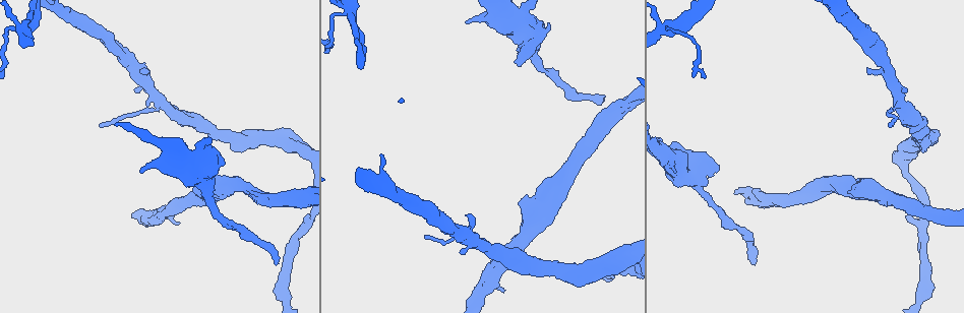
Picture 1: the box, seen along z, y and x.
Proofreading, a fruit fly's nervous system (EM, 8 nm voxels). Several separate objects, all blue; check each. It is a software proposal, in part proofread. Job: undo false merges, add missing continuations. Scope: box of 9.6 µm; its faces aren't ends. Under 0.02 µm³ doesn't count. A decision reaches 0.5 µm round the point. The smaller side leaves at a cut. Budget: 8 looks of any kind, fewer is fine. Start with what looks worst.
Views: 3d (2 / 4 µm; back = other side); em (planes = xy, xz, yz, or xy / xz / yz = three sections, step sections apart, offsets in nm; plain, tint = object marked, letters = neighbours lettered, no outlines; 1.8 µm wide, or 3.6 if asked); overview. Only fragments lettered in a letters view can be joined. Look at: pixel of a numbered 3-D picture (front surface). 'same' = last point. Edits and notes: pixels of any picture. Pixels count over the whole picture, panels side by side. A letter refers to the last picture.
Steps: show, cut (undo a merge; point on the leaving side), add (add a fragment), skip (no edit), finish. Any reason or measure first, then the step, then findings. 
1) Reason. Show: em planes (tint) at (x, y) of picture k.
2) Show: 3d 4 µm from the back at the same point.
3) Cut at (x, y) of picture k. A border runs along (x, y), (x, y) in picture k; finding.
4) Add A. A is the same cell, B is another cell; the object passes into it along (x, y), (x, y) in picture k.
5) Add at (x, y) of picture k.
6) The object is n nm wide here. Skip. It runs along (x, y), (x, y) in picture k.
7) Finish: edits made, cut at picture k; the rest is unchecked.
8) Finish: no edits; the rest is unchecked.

End of a long branch. Show: 3d 4 µm at (753, 263) of picture 1.

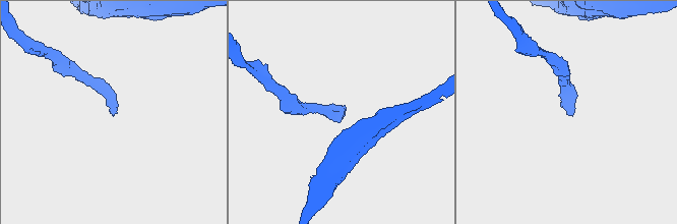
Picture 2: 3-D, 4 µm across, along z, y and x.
Now the EM. Show: em planes (letters) at (113, 116) of picture 2.

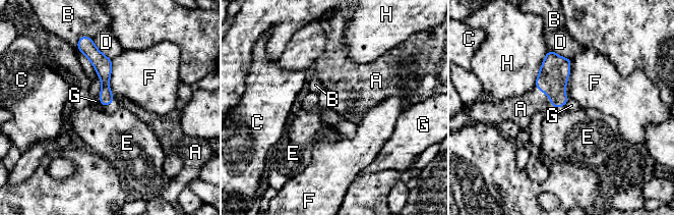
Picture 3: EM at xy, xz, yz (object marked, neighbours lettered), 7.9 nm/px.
Add A. A is the same cell, B, C, D, E, F, G and H are other cells; the object passes into it along (555, 70), (541, 90), (521, 109) in picture 3; it goes on there.

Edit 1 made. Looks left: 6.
An open end. Show: 3d 2 µm at (718, 171) of picture 1.

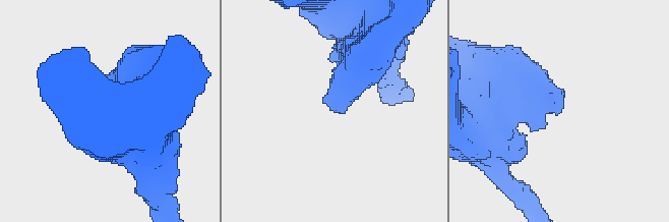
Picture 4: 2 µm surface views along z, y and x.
Now the EM. Show: em yz step 4 (tint) at (555, 115) of picture 4.

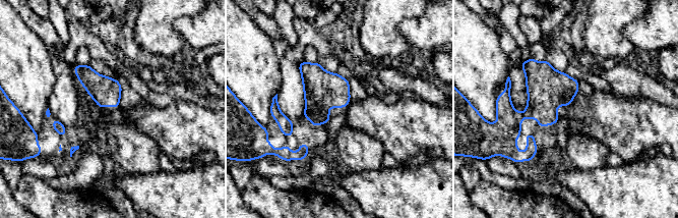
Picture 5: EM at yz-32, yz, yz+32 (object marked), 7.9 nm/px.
Cut it another way. Show: em xz step 8 (letters) at the same point.

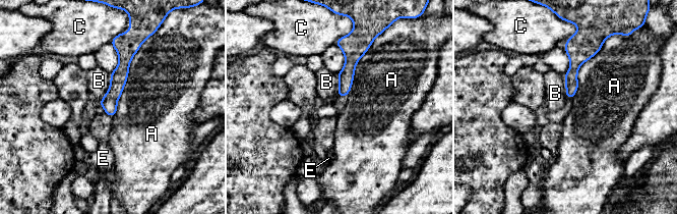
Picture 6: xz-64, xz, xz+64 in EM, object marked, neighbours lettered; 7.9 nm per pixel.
Skip. A, B, C and E are other cells; none of them fits.

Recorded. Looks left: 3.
Looks like a crossing. Show: em xy step 4 (letters) at (22, 31) of picture 1.

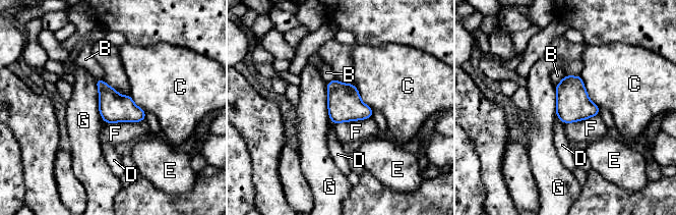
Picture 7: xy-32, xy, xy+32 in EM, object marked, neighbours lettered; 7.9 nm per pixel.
The object is 220 nm wide here. Skip. B, C, D, E, F and G are other cells; a border runs along (95, 79), (98, 110), (104, 121) in picture 7; one cell here.

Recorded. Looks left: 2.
Finish: edits made, add at picture 3; the rest is unchecked.

